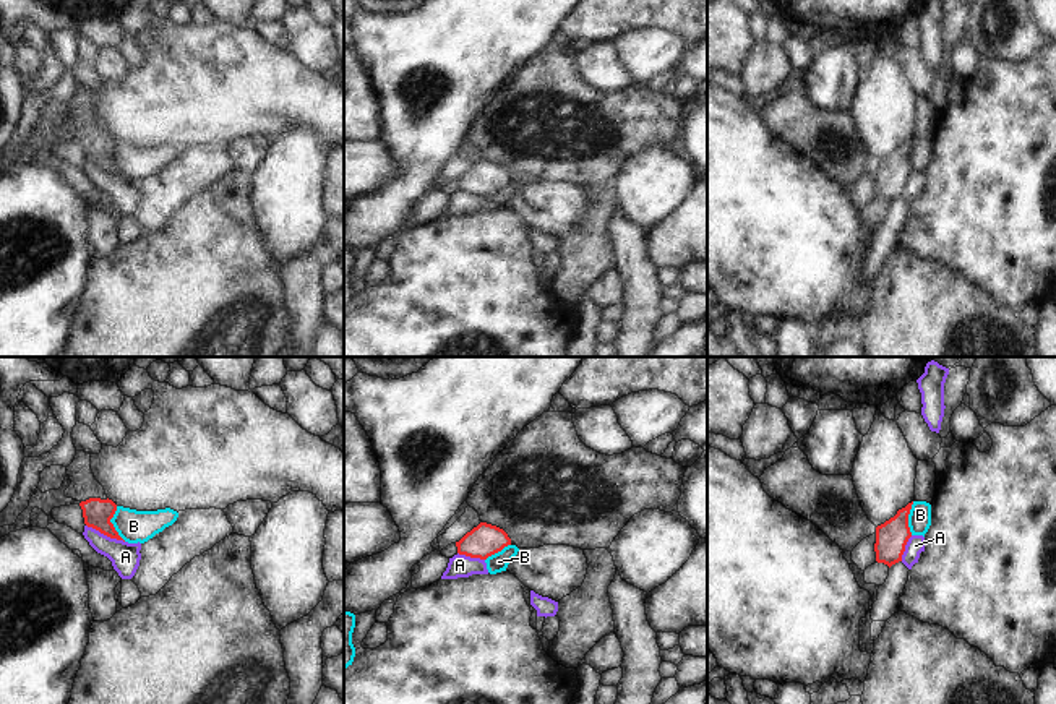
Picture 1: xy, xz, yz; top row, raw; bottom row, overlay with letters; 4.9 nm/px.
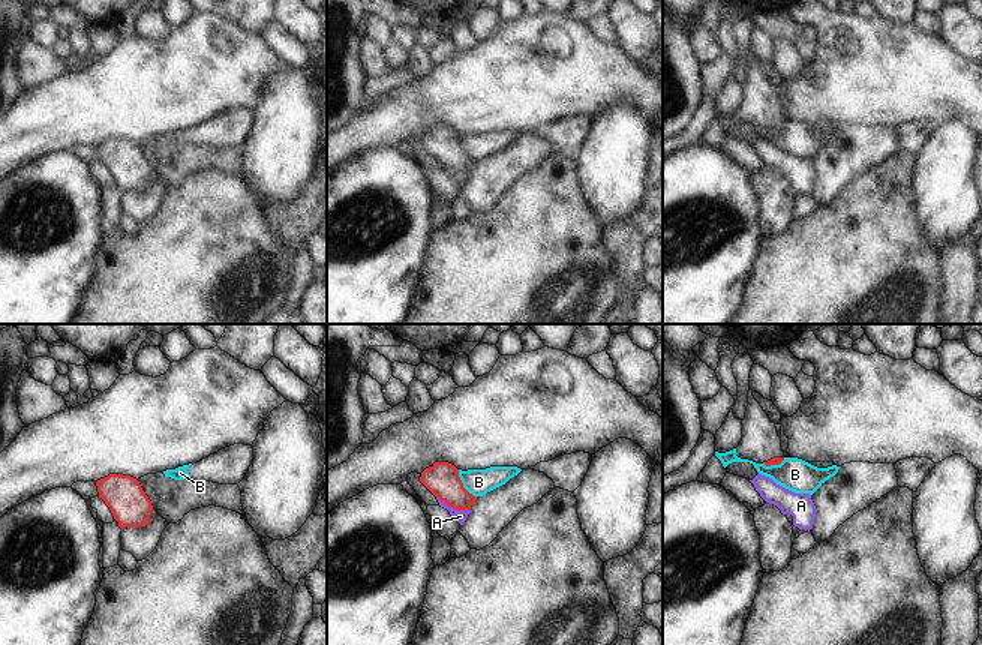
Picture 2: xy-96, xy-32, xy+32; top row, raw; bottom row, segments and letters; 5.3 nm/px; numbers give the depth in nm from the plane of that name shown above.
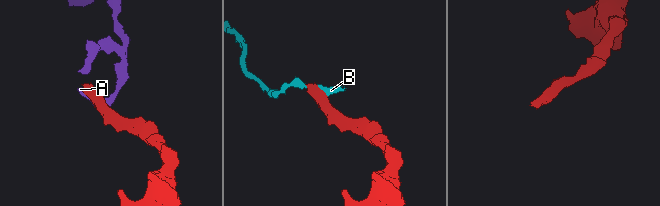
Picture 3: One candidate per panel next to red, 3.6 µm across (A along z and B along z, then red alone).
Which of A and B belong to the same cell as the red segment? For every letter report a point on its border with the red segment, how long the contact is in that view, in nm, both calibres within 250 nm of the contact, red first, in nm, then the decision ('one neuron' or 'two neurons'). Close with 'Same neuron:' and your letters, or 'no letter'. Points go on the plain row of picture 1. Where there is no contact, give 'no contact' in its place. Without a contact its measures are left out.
A: xy (106, 171) | 220 nm | 140/150 nm | two neurons
B: xy (112, 161) | 180 nm | 140/160 nm | two neurons
Same neuron: no letter

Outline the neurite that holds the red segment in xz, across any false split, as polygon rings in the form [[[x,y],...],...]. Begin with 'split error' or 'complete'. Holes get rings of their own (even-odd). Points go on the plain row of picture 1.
complete | [[[480,159],[459,178],[456,178],[459,191],[480,196],[487,196],[508,182],[511,182],[511,175],[508,174],[508,170],[503,165],[487,159]]]

